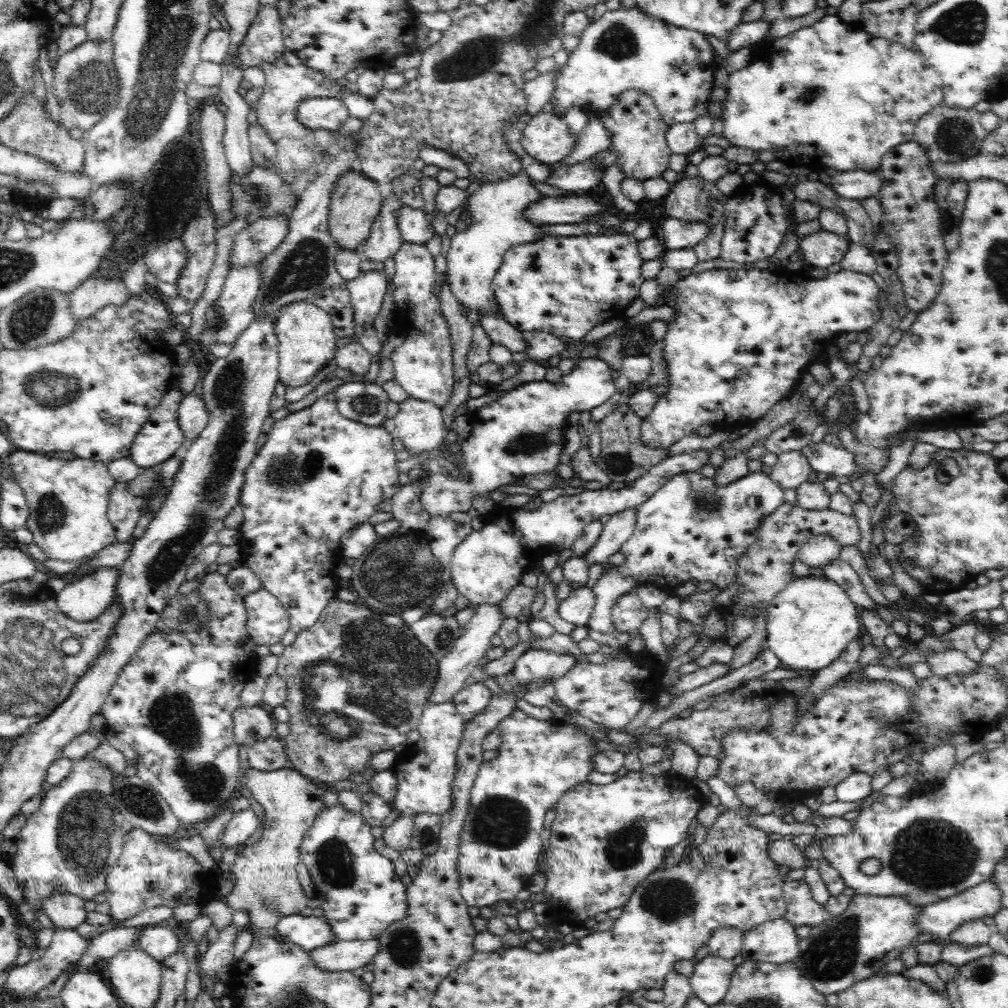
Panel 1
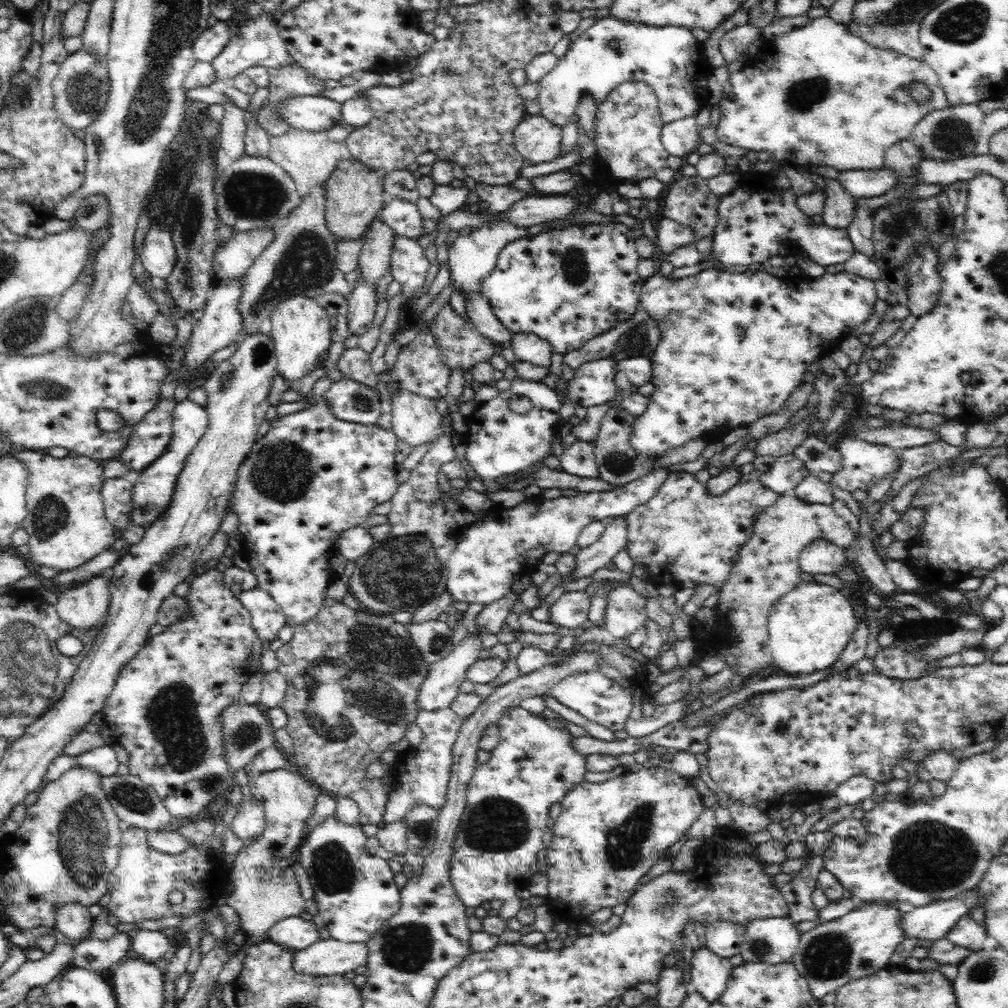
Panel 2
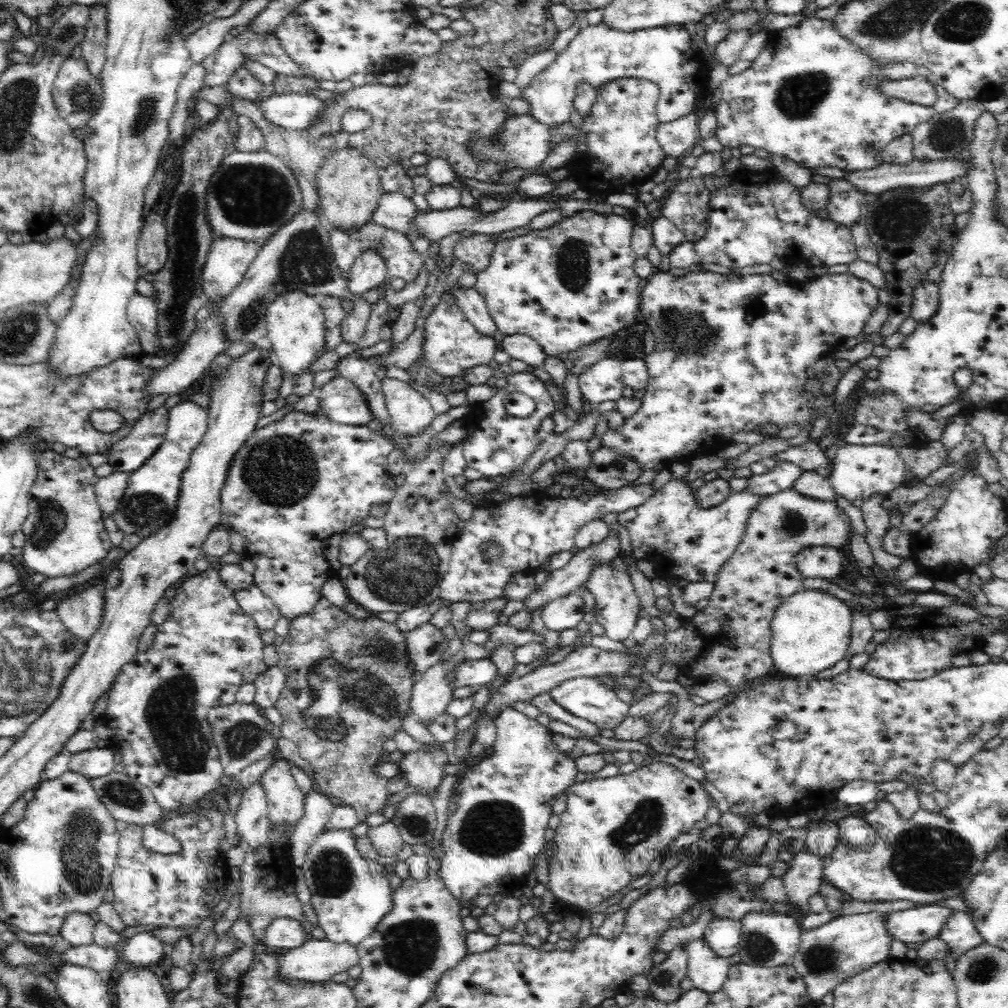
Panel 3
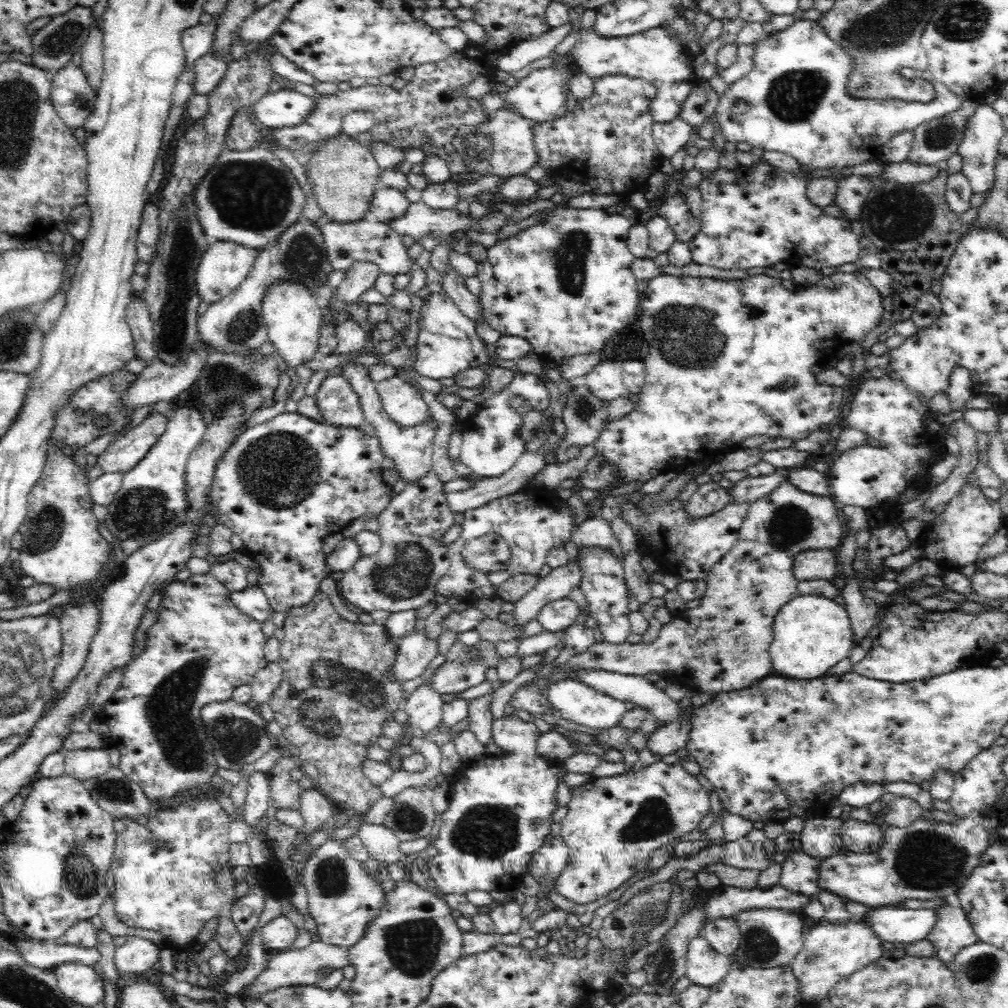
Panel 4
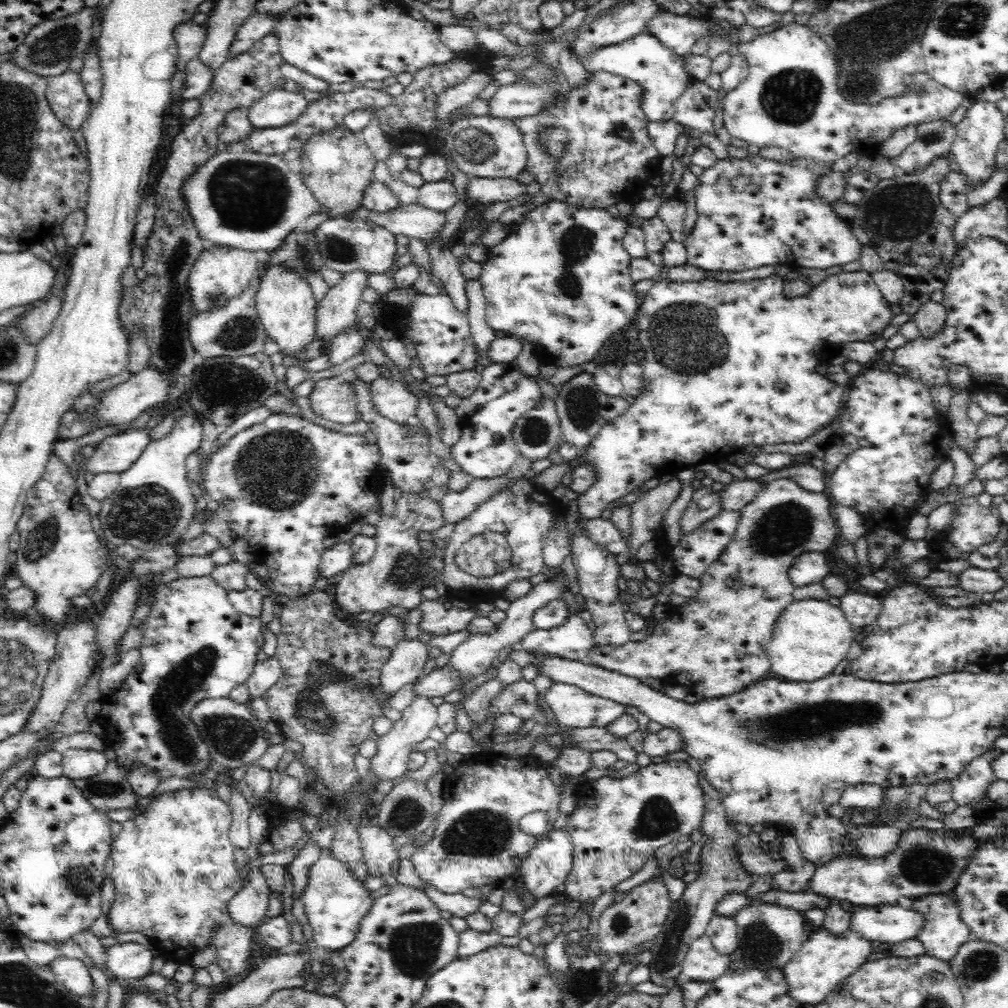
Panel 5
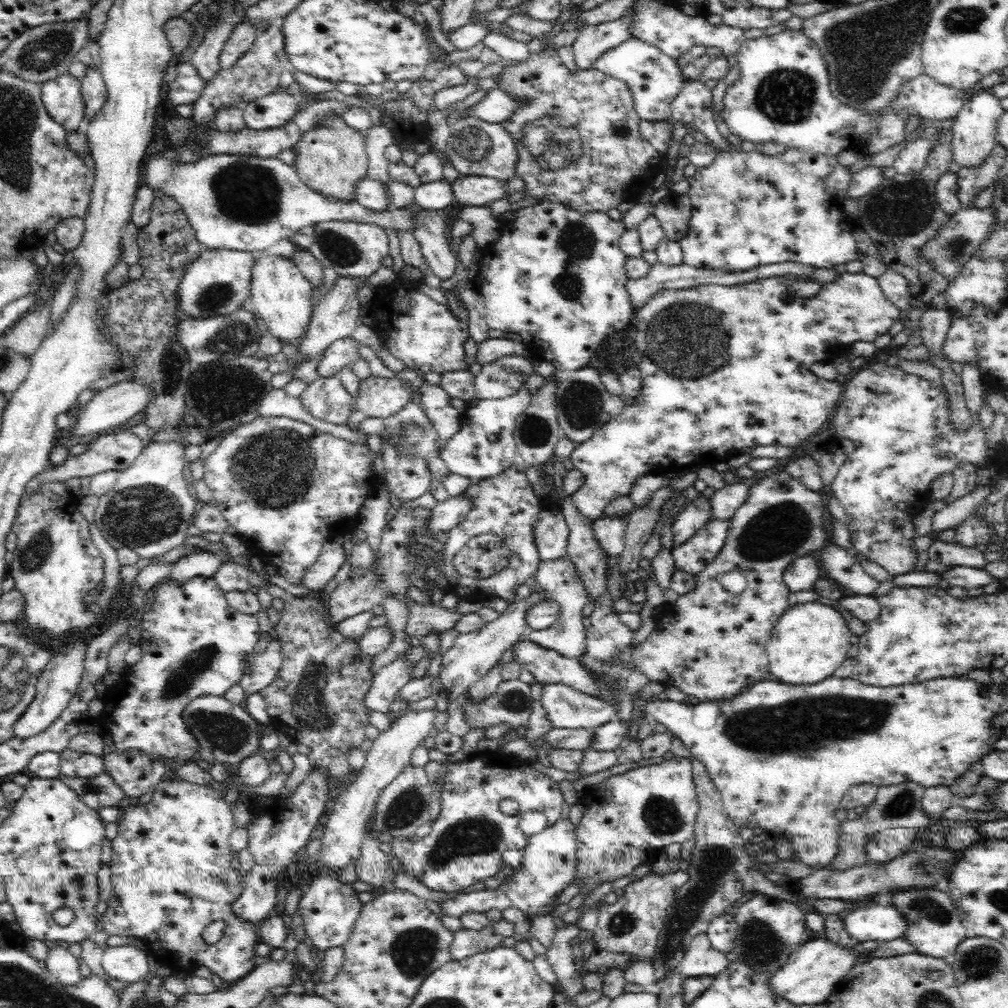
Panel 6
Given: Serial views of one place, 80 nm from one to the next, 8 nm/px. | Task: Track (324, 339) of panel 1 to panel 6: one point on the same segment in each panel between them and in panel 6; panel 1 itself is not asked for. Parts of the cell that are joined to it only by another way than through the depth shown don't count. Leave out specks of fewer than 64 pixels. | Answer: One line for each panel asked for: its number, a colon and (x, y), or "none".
2: (300, 330)
3: (295, 327)
4: (292, 318)
5: (285, 304)
6: (279, 293)

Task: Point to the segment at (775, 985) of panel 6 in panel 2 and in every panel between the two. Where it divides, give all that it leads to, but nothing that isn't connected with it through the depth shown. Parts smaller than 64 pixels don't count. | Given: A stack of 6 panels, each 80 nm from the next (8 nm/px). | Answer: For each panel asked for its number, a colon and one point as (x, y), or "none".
2: (833, 953)
3: (846, 945)
4: (830, 953)
5: (824, 960)

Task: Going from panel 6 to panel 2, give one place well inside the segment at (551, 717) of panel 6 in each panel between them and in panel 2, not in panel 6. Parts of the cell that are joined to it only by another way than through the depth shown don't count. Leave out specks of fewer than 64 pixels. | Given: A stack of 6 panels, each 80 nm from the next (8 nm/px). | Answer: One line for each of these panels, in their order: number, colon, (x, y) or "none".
2: (592, 695)
3: (584, 697)
4: (575, 701)
5: (571, 707)

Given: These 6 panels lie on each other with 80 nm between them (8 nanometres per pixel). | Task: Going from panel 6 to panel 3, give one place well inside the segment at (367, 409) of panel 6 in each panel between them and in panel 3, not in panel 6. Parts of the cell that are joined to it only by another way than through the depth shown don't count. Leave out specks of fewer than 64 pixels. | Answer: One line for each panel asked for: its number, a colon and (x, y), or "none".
3: (410, 412)
4: (403, 404)
5: (392, 400)

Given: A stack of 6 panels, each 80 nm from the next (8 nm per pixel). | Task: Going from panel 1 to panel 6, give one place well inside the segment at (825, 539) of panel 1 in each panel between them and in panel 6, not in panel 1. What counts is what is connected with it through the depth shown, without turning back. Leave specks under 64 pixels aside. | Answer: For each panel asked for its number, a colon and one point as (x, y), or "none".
2: (820, 557)
3: (825, 562)
4: (812, 564)
5: (810, 567)
6: (801, 574)

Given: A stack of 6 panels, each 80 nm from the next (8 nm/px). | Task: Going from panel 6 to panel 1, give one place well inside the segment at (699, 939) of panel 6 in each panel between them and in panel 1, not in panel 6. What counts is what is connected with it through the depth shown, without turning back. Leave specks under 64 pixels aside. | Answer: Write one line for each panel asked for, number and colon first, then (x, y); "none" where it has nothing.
1: (710, 979)
2: (709, 972)
3: (707, 970)
4: (704, 966)
5: (702, 961)

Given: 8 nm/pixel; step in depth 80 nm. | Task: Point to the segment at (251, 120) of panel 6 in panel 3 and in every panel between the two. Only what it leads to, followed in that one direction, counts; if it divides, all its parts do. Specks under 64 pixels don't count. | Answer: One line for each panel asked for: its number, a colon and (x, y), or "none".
3: (293, 111)
4: (285, 108)
5: (278, 108)

